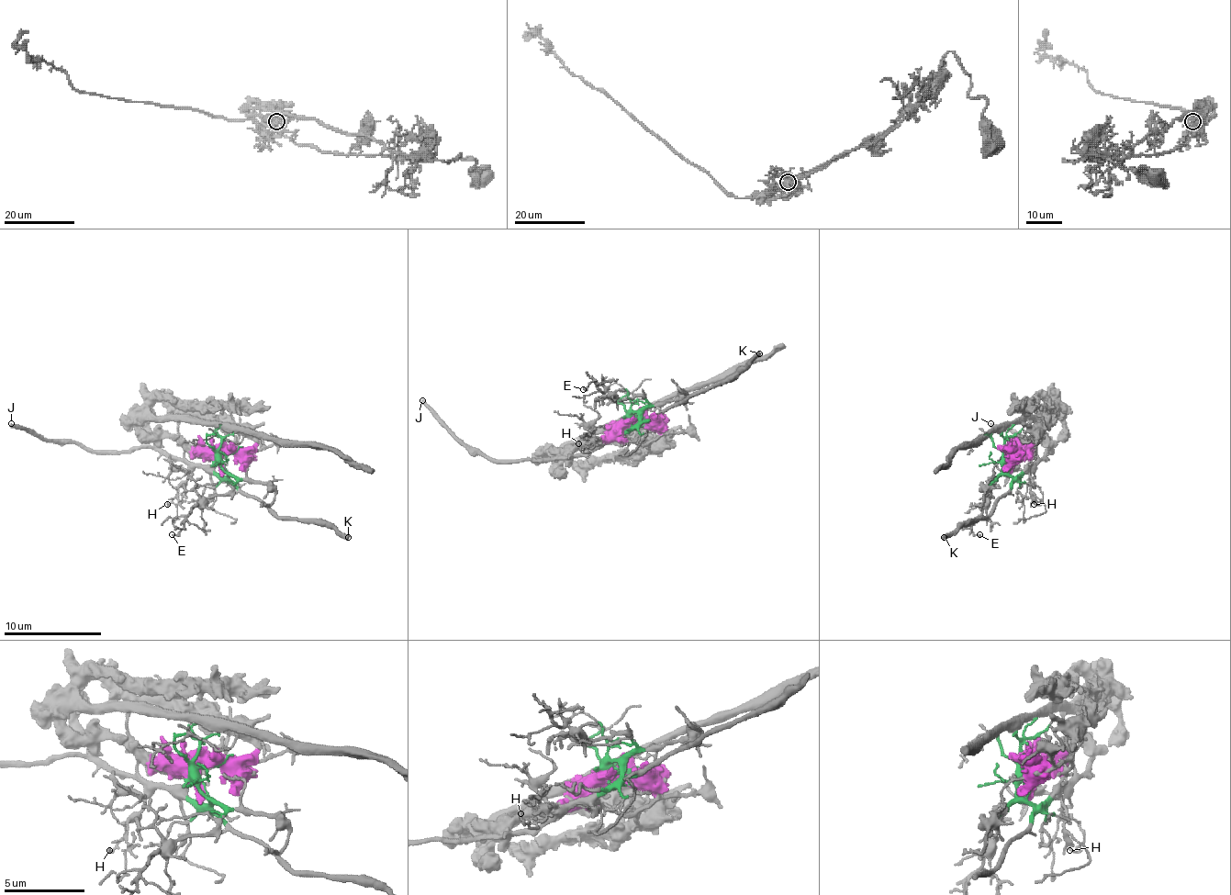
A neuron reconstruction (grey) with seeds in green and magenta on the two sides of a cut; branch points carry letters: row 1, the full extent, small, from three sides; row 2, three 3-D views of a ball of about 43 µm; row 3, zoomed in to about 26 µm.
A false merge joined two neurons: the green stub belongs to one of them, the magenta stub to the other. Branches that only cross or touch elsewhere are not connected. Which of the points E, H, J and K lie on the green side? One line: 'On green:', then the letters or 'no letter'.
On green: E, H, J, K

